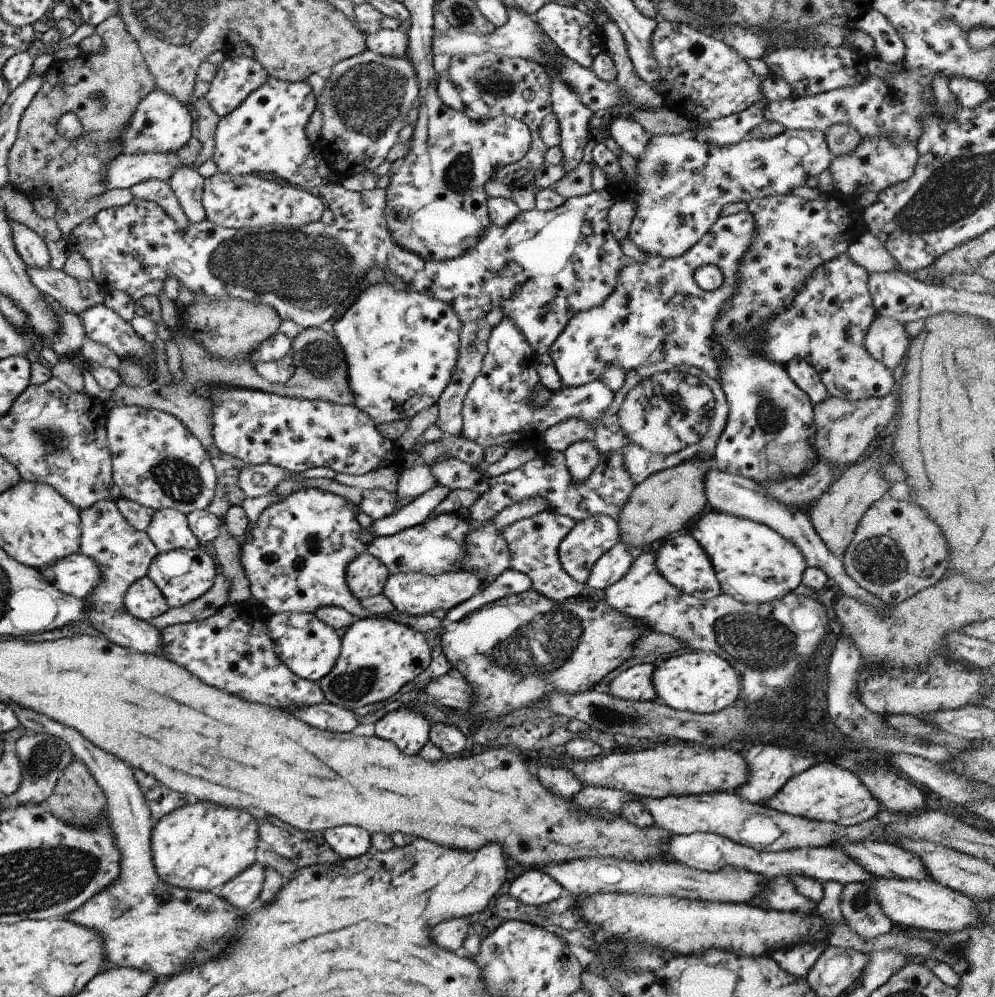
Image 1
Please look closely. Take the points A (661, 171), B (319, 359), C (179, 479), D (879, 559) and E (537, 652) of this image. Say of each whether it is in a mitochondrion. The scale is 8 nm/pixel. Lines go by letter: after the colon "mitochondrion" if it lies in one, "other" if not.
A: mitochondrion
B: mitochondrion
C: mitochondrion
D: mitochondrion
E: mitochondrion

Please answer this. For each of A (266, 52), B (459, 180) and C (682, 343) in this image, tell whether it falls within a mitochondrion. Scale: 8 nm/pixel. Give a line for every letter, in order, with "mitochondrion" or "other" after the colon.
A: other
B: mitochondrion
C: mitochondrion

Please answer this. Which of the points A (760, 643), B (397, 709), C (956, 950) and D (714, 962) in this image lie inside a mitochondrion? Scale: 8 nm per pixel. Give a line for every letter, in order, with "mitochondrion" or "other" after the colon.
A: mitochondrion
B: other
C: mitochondrion
D: other

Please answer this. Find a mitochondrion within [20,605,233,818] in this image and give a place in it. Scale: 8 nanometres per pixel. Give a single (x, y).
(49, 754)

